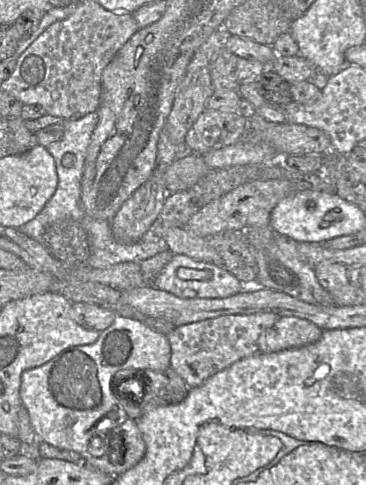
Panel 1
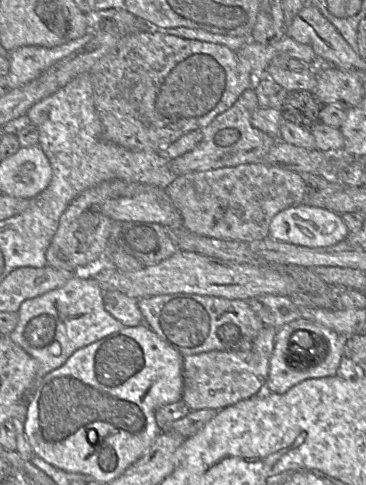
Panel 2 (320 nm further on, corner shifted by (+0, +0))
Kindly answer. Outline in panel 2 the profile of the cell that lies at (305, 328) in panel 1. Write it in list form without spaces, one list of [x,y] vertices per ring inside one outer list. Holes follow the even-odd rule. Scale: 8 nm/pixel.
[[[300,318],[282,326],[278,329],[275,337],[264,391],[283,394],[305,380],[335,376],[341,361],[345,357],[345,339],[333,330],[308,319]],[[303,331],[312,331],[318,334],[320,339],[316,339],[314,346],[308,352],[298,351],[297,360],[290,355],[290,342],[293,335]]]

